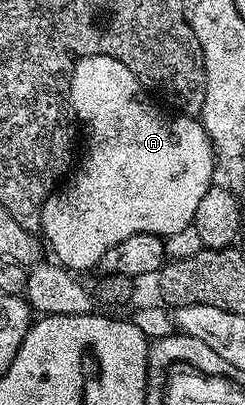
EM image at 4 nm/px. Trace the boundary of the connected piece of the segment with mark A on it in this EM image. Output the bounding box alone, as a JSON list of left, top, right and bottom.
[41,55,217,273]

